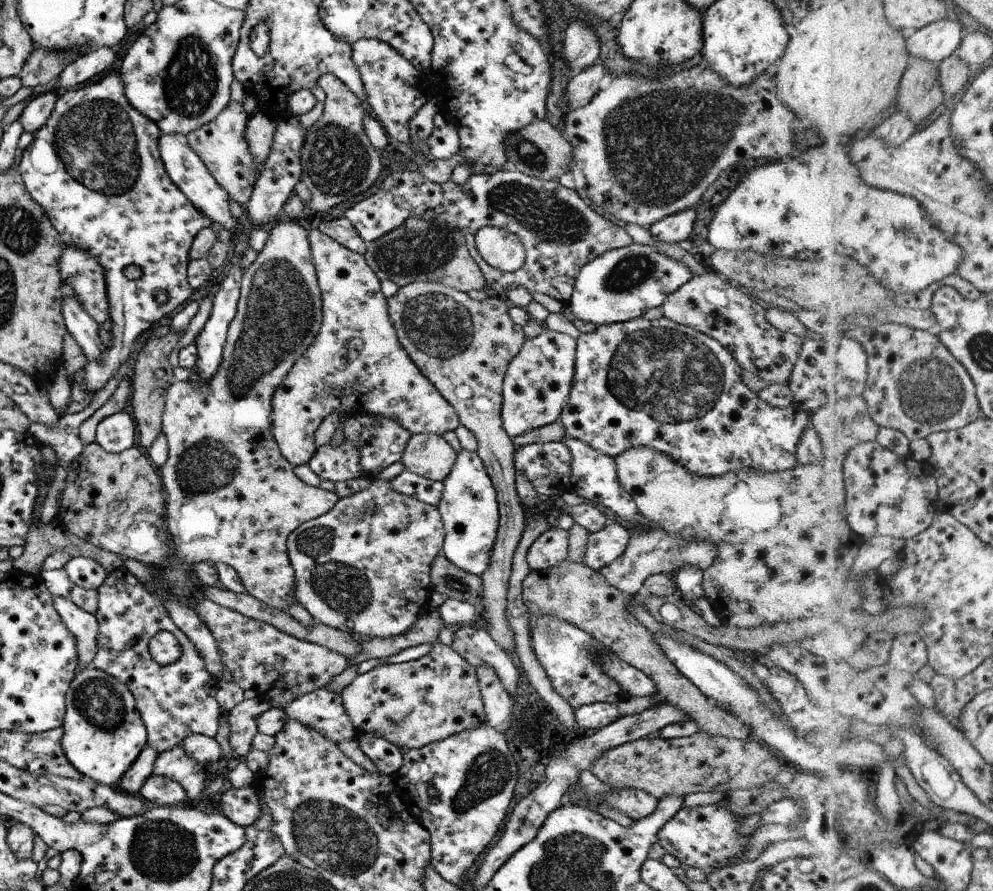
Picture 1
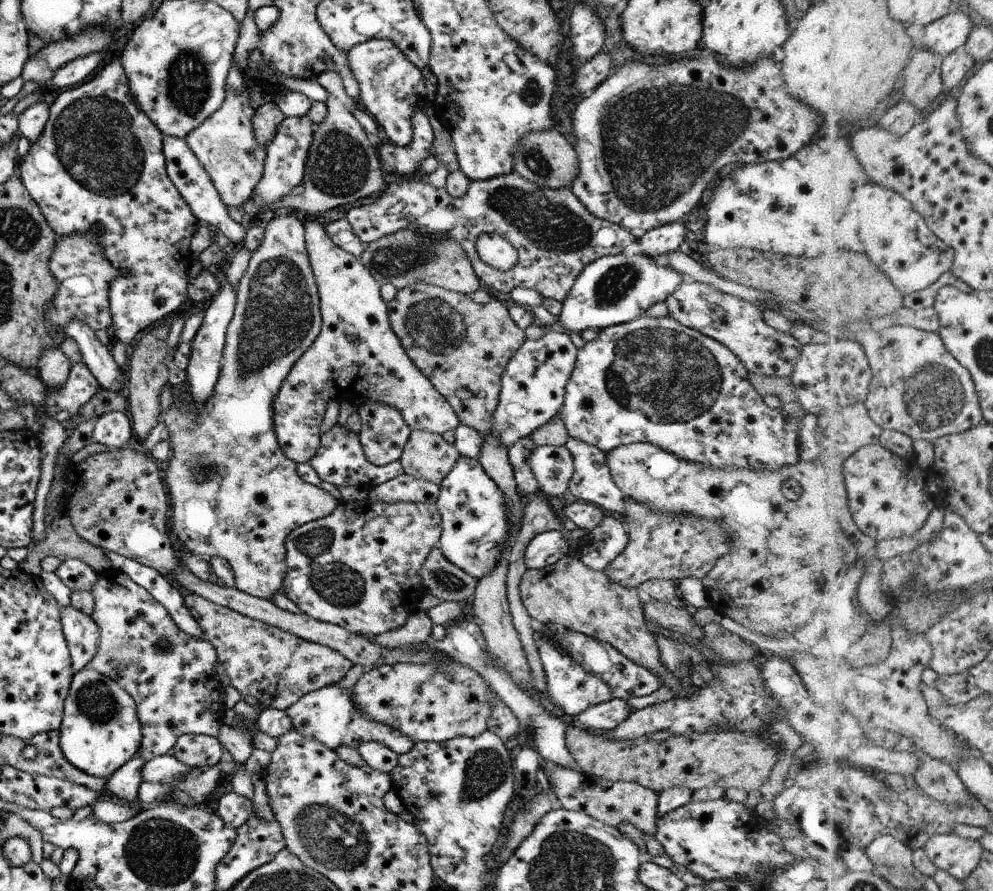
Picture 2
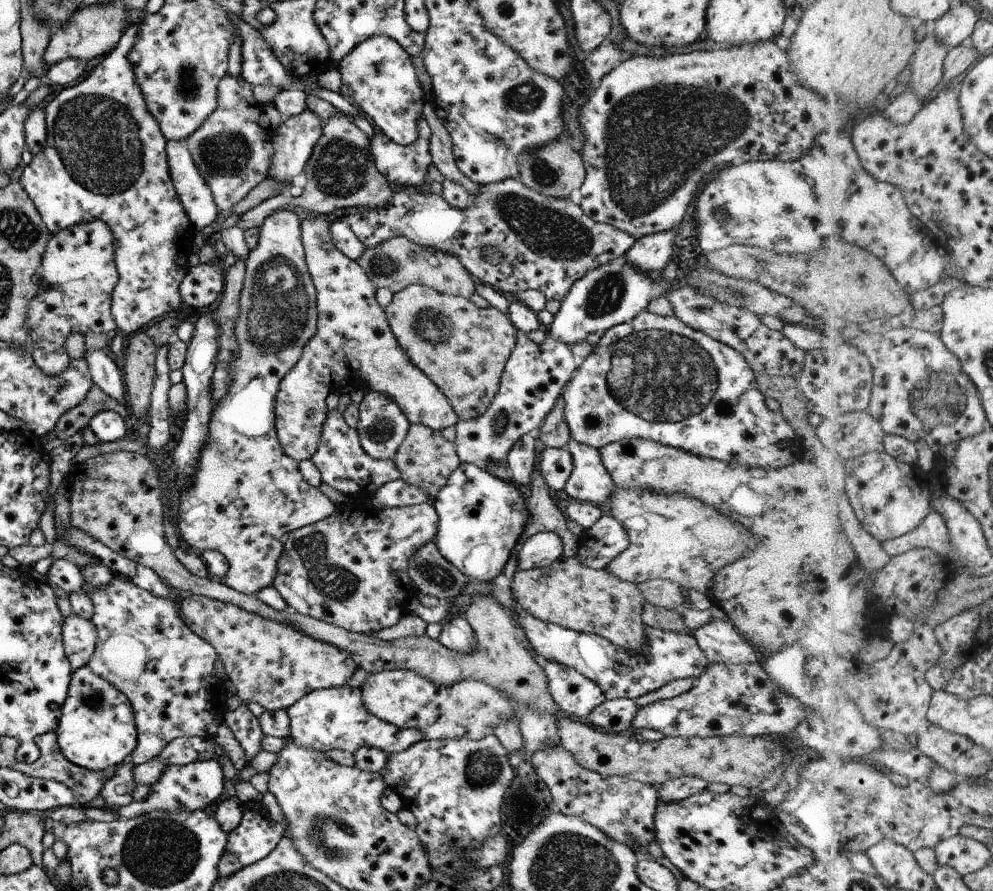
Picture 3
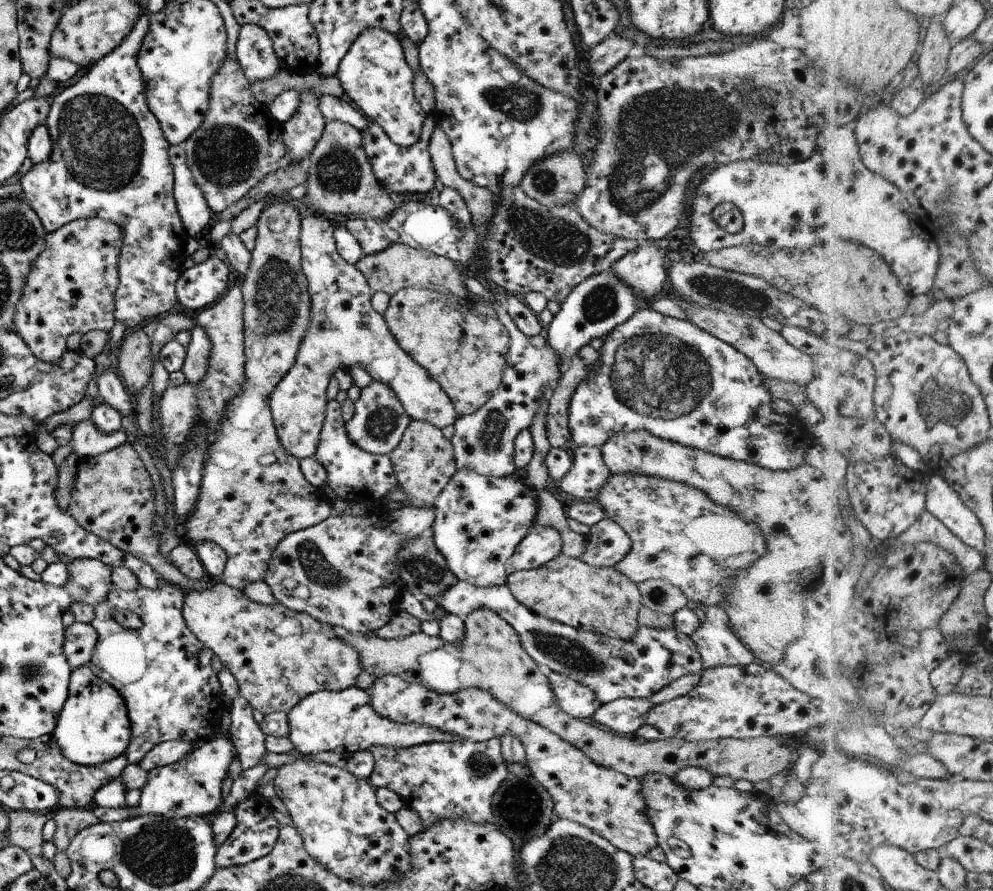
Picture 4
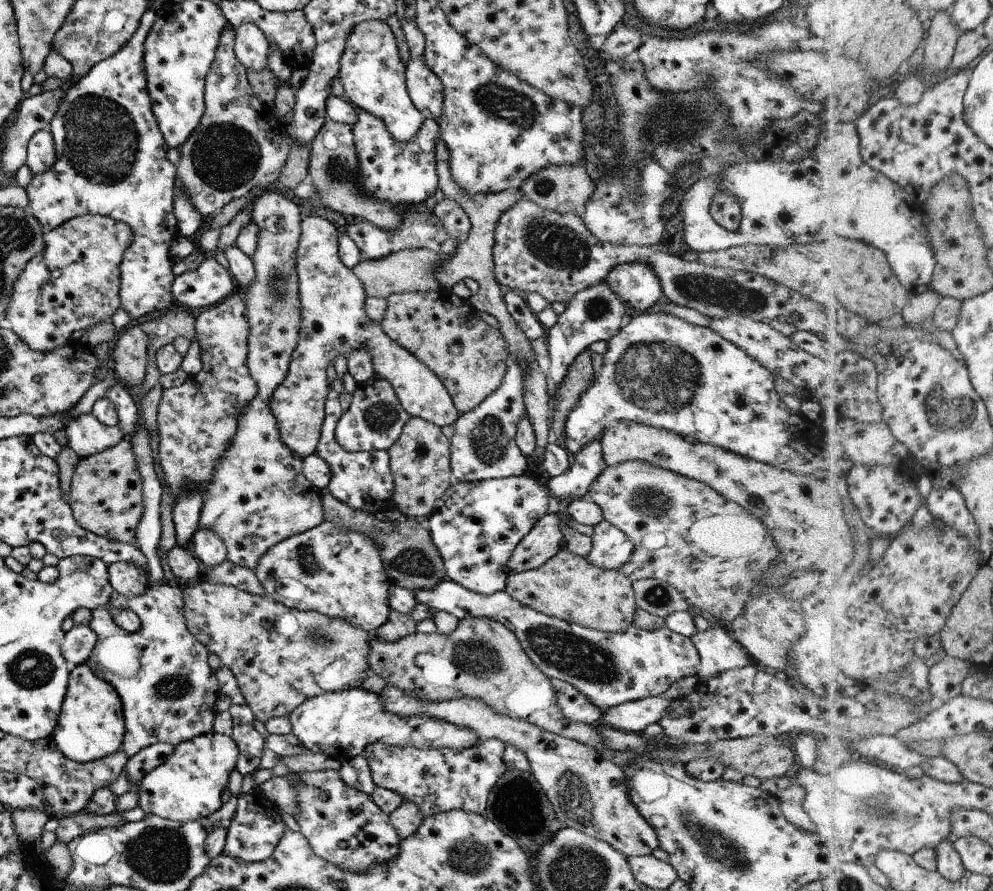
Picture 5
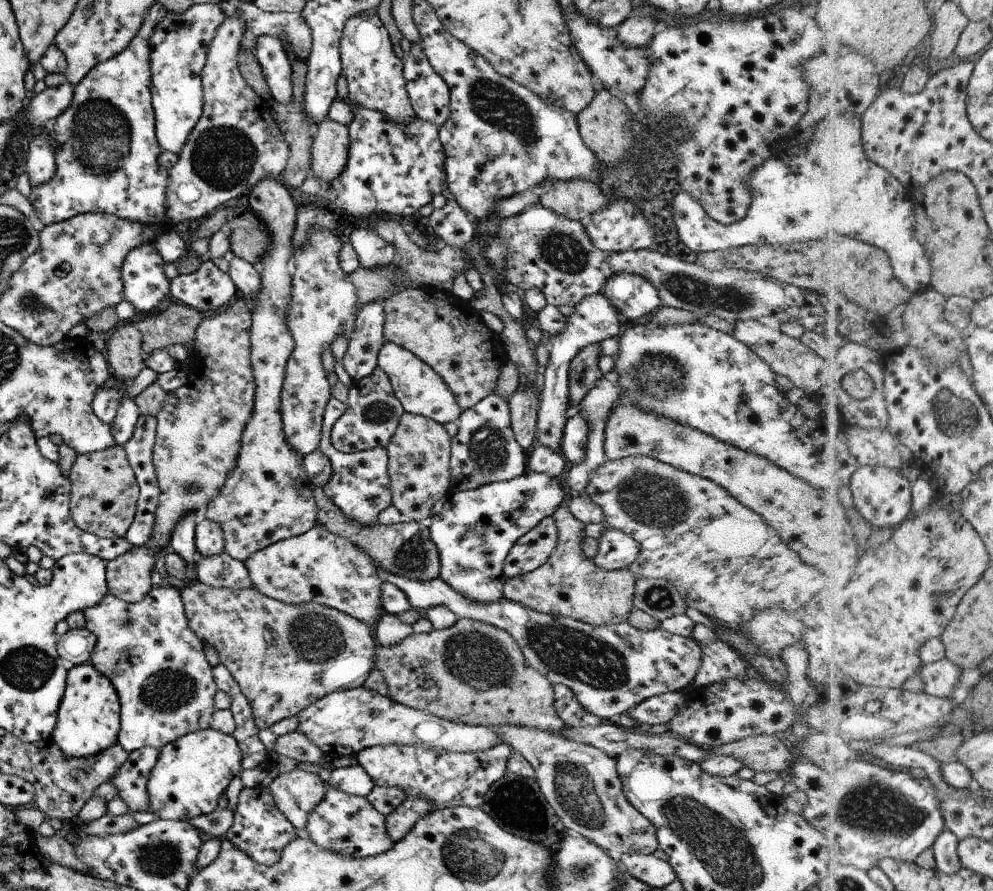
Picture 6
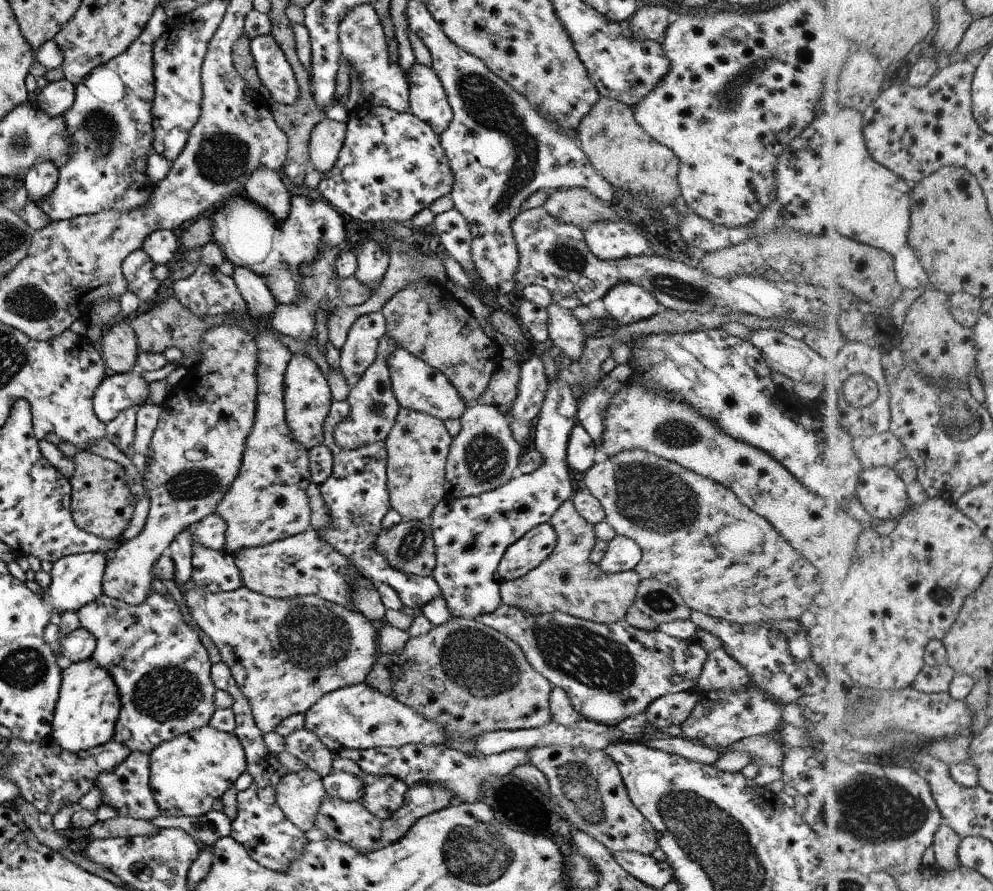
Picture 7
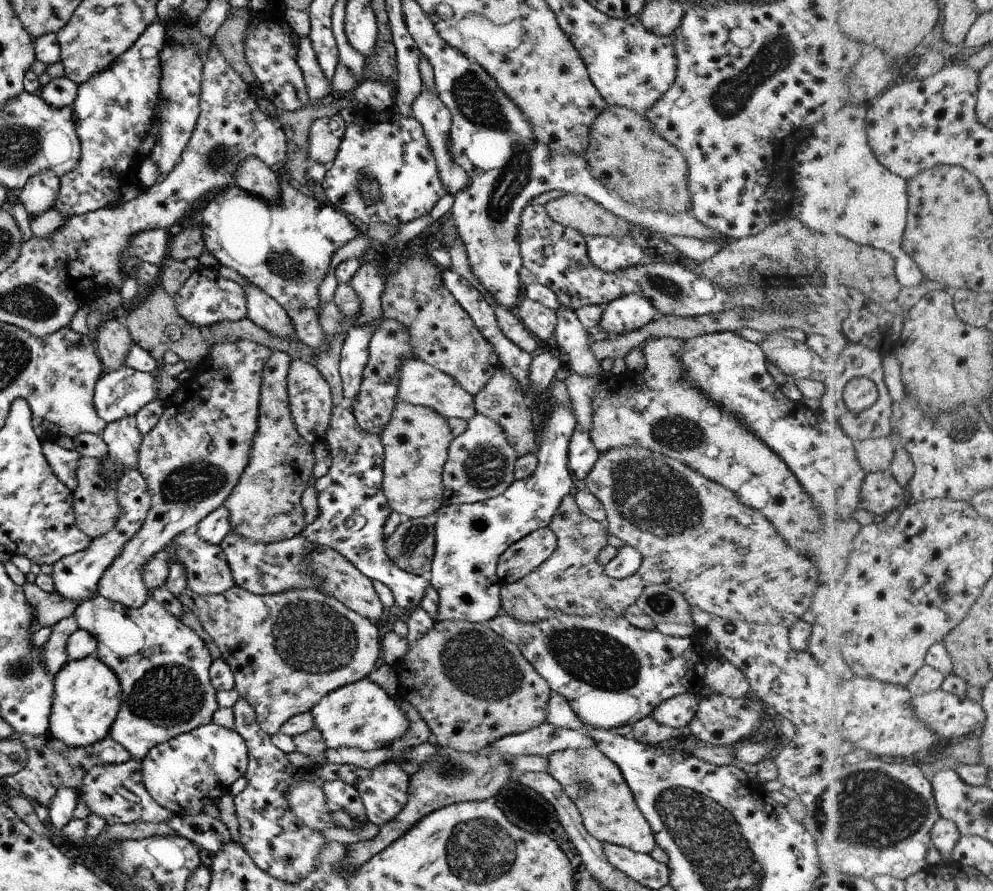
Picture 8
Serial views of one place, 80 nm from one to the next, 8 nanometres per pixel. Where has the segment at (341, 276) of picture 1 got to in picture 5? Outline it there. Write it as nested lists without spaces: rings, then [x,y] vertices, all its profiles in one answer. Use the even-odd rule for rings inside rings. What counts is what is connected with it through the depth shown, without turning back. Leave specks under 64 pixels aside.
[[[304,217],[300,220],[300,235],[296,248],[295,270],[298,282],[298,301],[300,302],[300,319],[298,322],[297,342],[290,356],[288,369],[281,384],[273,391],[270,409],[278,424],[281,440],[291,452],[301,458],[315,452],[320,426],[324,417],[324,402],[330,395],[325,368],[337,355],[346,355],[347,351],[365,347],[370,354],[375,376],[383,377],[391,384],[401,408],[410,417],[419,417],[441,428],[454,424],[459,412],[441,384],[441,381],[422,362],[411,353],[393,342],[379,325],[373,324],[363,310],[365,296],[362,282],[353,274],[352,269],[344,267],[338,257],[338,235],[333,225],[321,217]]]

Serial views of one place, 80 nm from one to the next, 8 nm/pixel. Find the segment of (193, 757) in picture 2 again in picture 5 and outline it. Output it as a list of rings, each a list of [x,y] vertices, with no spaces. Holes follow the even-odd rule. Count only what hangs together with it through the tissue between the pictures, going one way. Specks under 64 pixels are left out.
[[[155,743],[142,748],[139,752],[131,755],[123,767],[124,775],[130,783],[129,792],[135,791],[137,800],[140,801],[140,784],[156,766],[159,766],[165,757],[172,753],[173,746],[165,743]]]

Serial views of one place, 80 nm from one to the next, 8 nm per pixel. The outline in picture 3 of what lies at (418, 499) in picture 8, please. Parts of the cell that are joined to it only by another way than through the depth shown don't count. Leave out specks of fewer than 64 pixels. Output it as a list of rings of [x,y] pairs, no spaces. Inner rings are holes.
[[[410,424],[392,462],[399,472],[400,480],[426,491],[432,497],[443,487],[451,472],[460,464],[454,444],[444,440],[440,432],[435,432],[421,424]]]

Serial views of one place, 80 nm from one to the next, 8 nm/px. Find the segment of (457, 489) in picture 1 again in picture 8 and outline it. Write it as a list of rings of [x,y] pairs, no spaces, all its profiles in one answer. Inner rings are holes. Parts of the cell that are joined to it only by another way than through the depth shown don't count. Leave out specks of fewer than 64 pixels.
[[[549,398],[546,408],[538,418],[537,464],[531,476],[514,480],[499,496],[476,503],[447,504],[432,514],[434,553],[427,581],[438,596],[434,621],[491,620],[501,610],[496,577],[499,555],[530,532],[547,527],[563,496],[576,484],[566,461],[567,445],[576,428],[571,406],[568,409]]]

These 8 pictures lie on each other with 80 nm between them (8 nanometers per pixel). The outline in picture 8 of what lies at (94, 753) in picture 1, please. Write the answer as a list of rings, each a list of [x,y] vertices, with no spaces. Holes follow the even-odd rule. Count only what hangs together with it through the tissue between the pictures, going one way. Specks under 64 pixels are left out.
[[[95,654],[68,660],[54,675],[48,731],[70,747],[84,747],[108,735],[119,710],[120,686],[115,673]]]

